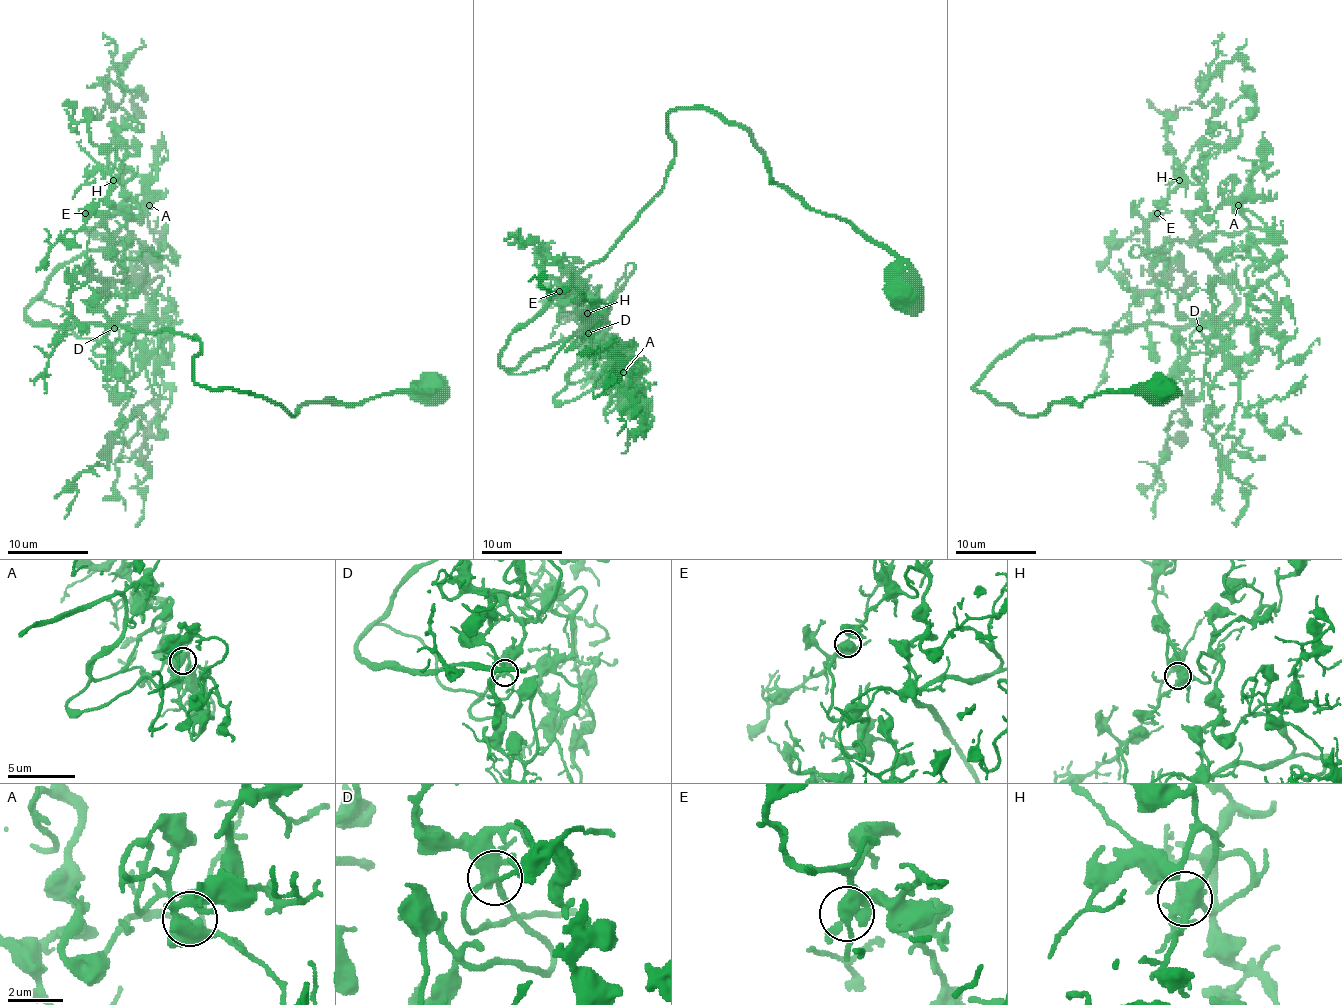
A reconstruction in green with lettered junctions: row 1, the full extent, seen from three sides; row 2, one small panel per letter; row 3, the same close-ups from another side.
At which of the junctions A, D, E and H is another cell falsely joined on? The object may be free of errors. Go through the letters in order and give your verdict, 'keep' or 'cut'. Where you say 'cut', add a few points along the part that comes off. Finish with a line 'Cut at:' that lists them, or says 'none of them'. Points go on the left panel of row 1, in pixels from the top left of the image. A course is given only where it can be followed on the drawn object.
A: keep
D: keep
E: keep
H: keep
Cut at: none of them

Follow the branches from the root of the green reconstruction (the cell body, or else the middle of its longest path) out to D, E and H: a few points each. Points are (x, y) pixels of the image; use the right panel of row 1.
D: (1155, 391), (1020, 415), (975, 387), (1032, 338), (1200, 326), (1240, 300), (1226, 336), (1202, 340), (1200, 328)
E: (1155, 391), (1020, 415), (975, 387), (1032, 338), (1220, 318), (1234, 292), (1192, 243), (1202, 186), (1157, 213)
H: (1155, 391), (1020, 415), (975, 387), (1032, 338), (1226, 312), (1234, 292), (1192, 243), (1202, 186), (1179, 180)

